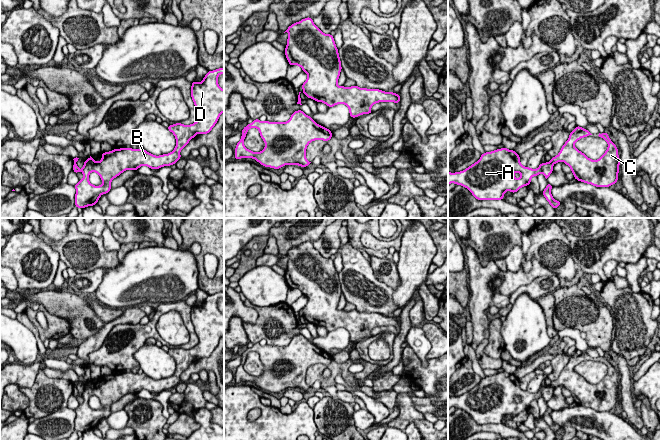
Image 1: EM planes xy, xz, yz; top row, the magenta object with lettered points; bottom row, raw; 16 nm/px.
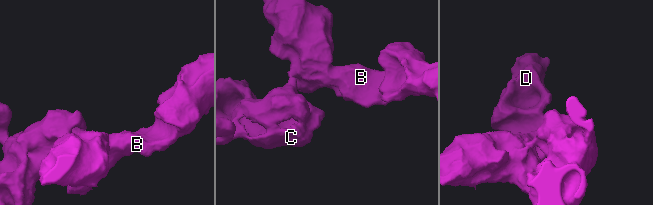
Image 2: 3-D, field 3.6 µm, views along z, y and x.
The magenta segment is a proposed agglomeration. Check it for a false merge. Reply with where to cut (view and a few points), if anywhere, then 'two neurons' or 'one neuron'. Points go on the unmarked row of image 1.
yz (550, 386), (552, 388) | two neurons

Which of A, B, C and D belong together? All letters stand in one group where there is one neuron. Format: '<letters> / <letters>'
A B D / C

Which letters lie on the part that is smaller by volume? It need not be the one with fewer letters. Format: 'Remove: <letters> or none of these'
Remove: C

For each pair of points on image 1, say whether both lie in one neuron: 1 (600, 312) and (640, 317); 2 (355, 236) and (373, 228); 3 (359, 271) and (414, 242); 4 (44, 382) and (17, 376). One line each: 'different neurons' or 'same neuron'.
1: different neurons
2: same neuron
3: different neurons
4: different neurons

